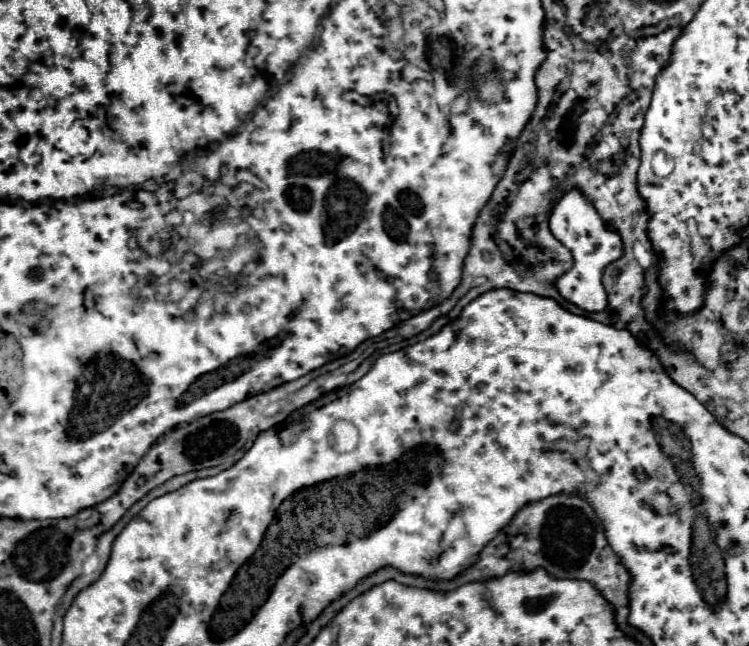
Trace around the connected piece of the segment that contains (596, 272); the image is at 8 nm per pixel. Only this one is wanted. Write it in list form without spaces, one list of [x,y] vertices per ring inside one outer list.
[[[581,189],[567,191],[553,207],[549,217],[549,229],[555,239],[559,239],[565,247],[571,249],[575,265],[555,279],[555,289],[559,295],[577,305],[583,311],[601,312],[607,307],[607,293],[602,284],[603,267],[623,255],[623,241],[619,235],[613,235],[603,219],[599,217],[593,203],[583,195]]]

